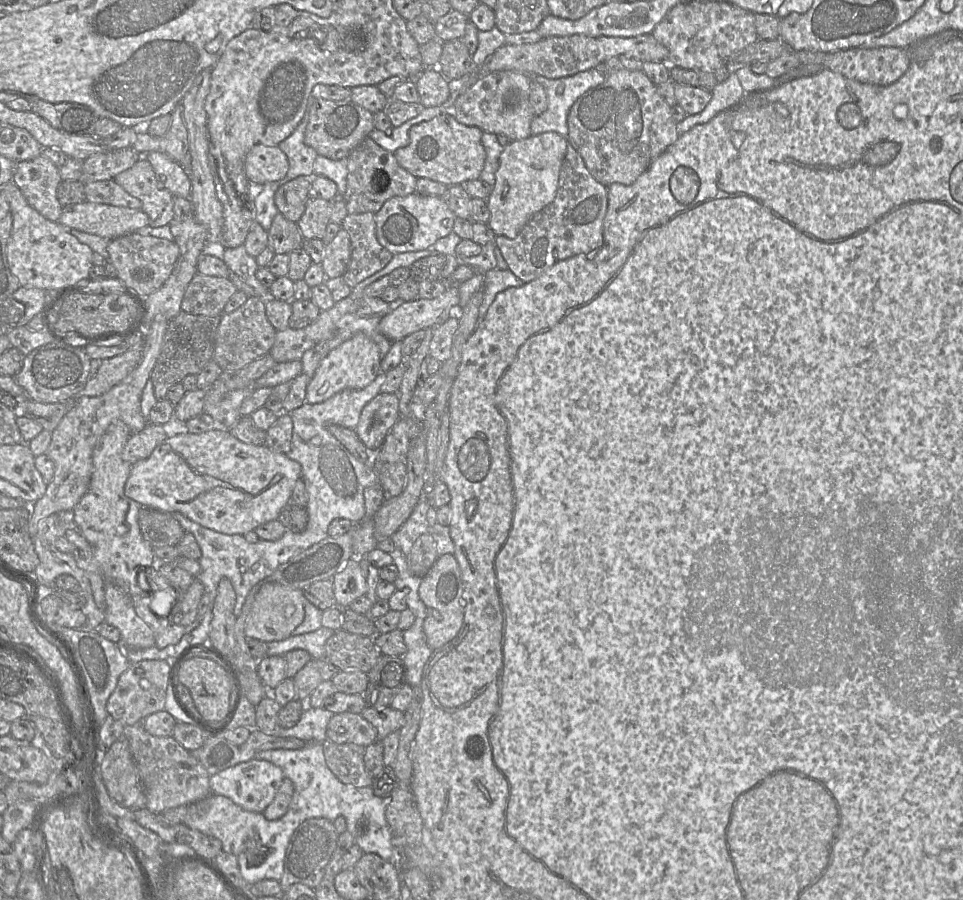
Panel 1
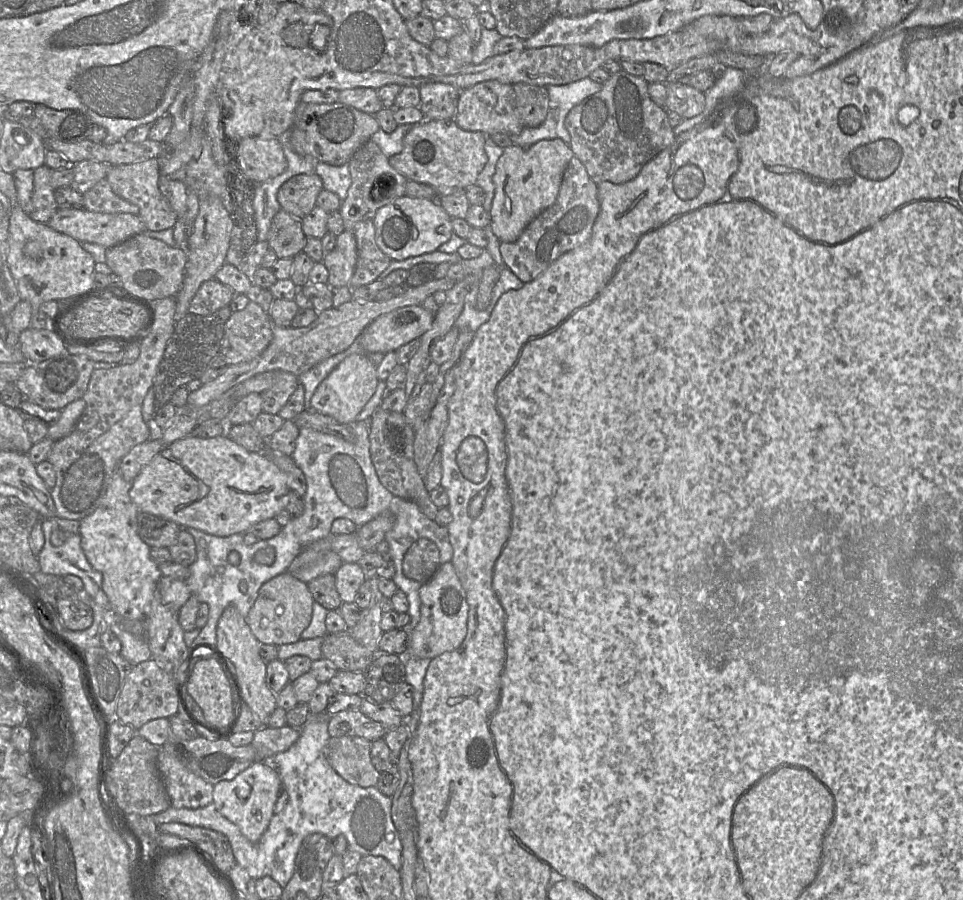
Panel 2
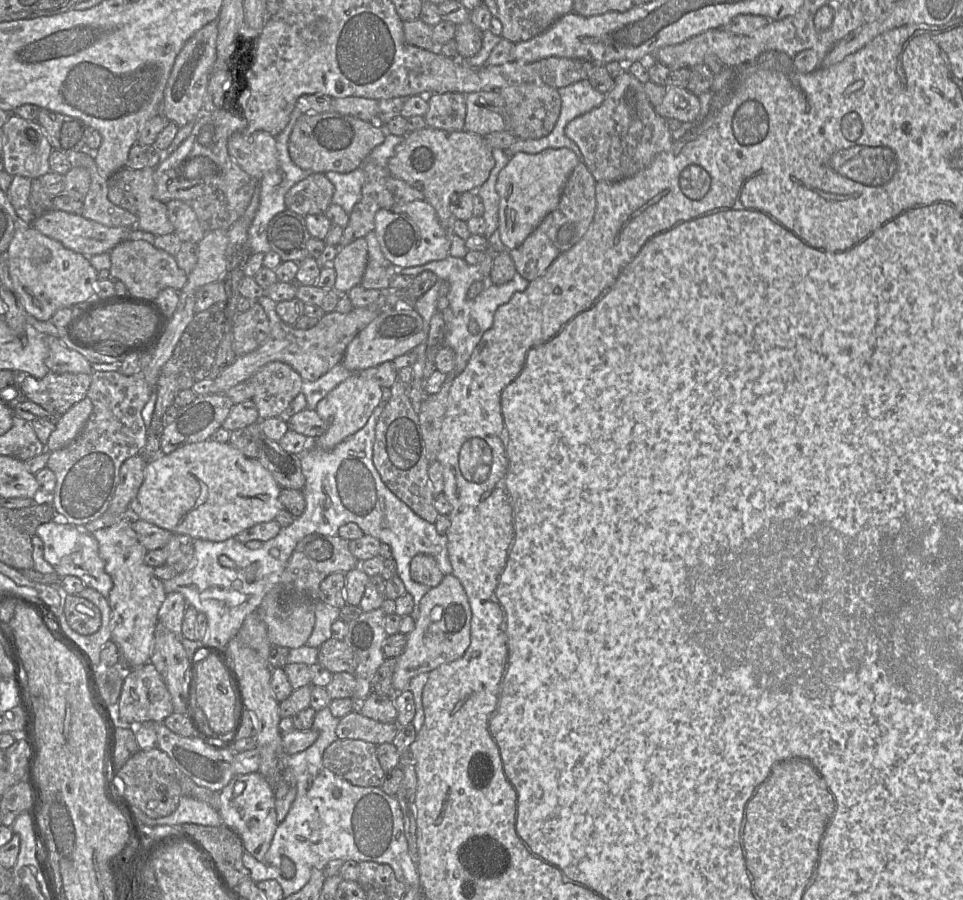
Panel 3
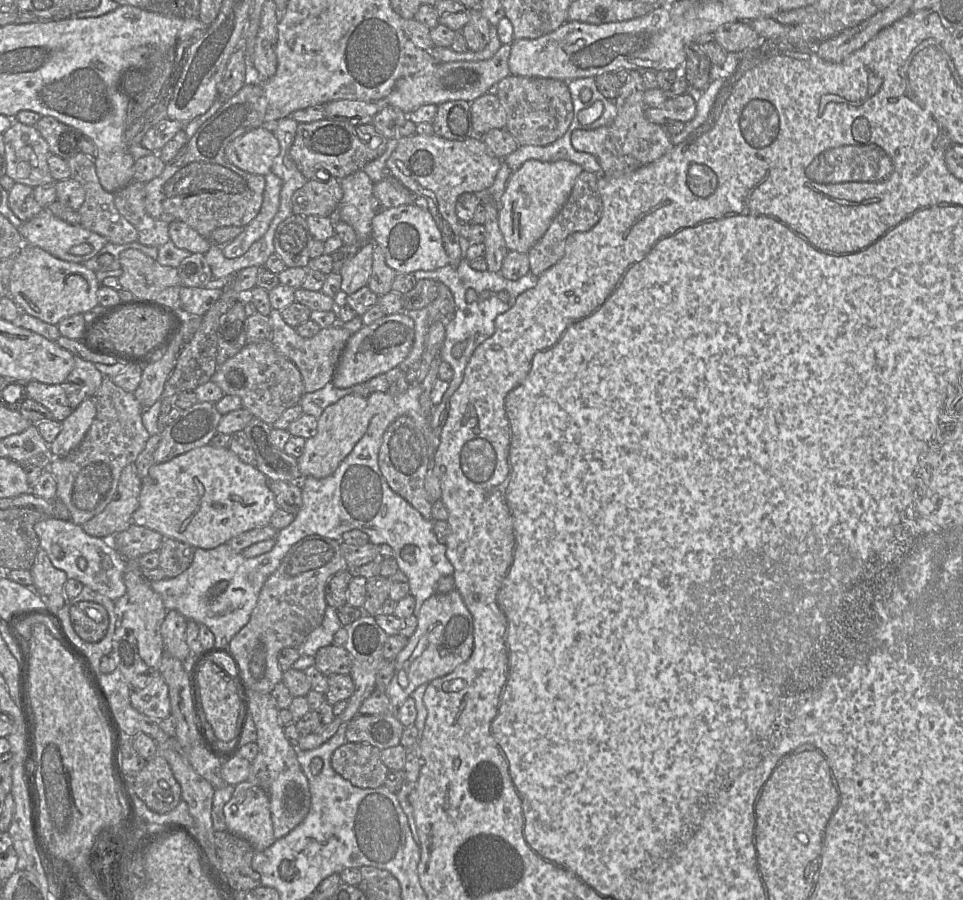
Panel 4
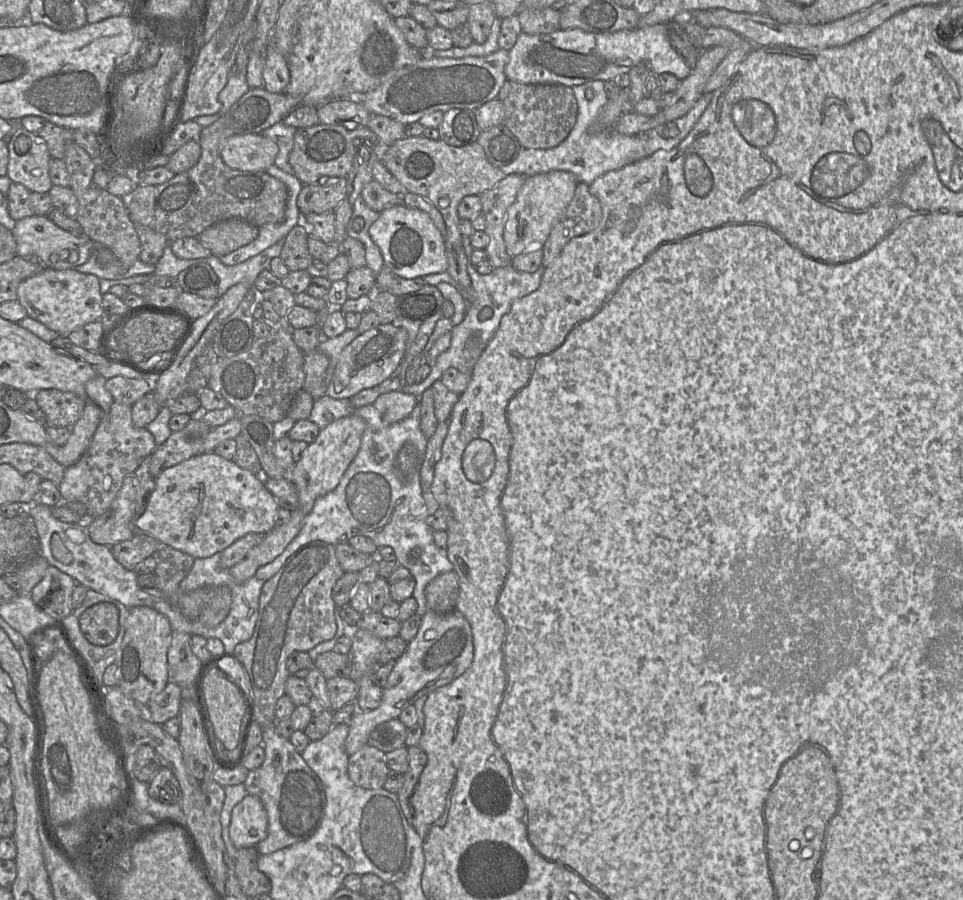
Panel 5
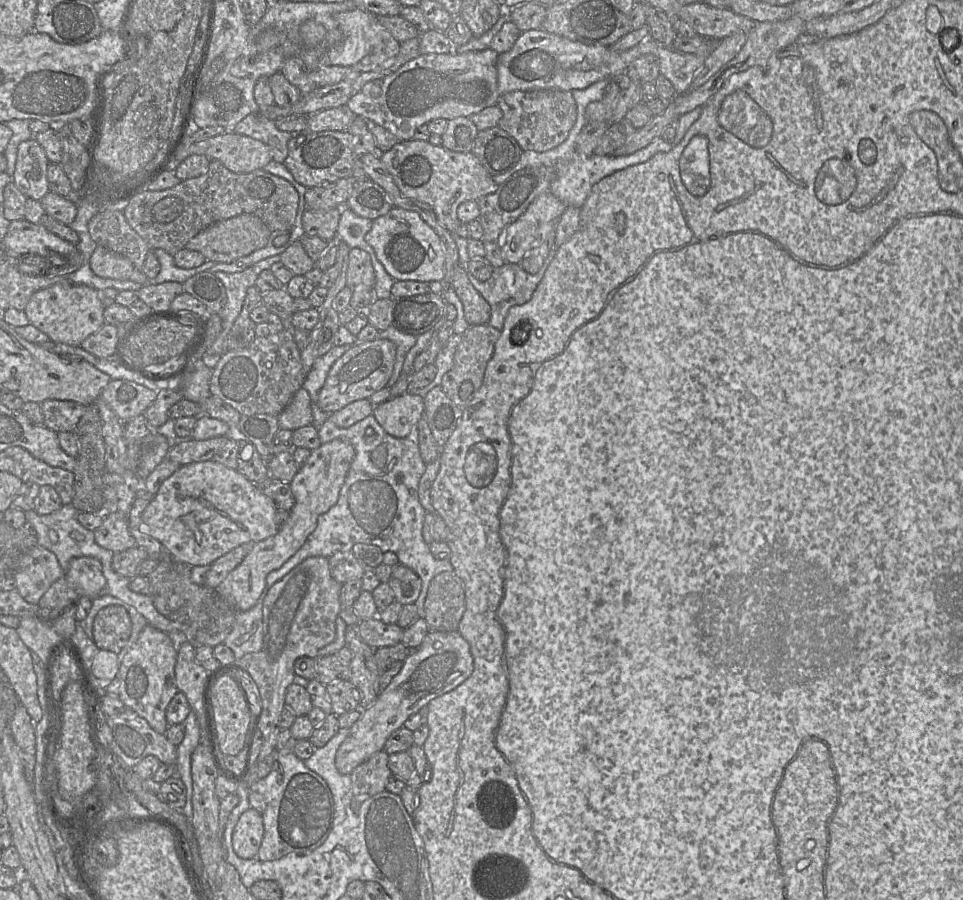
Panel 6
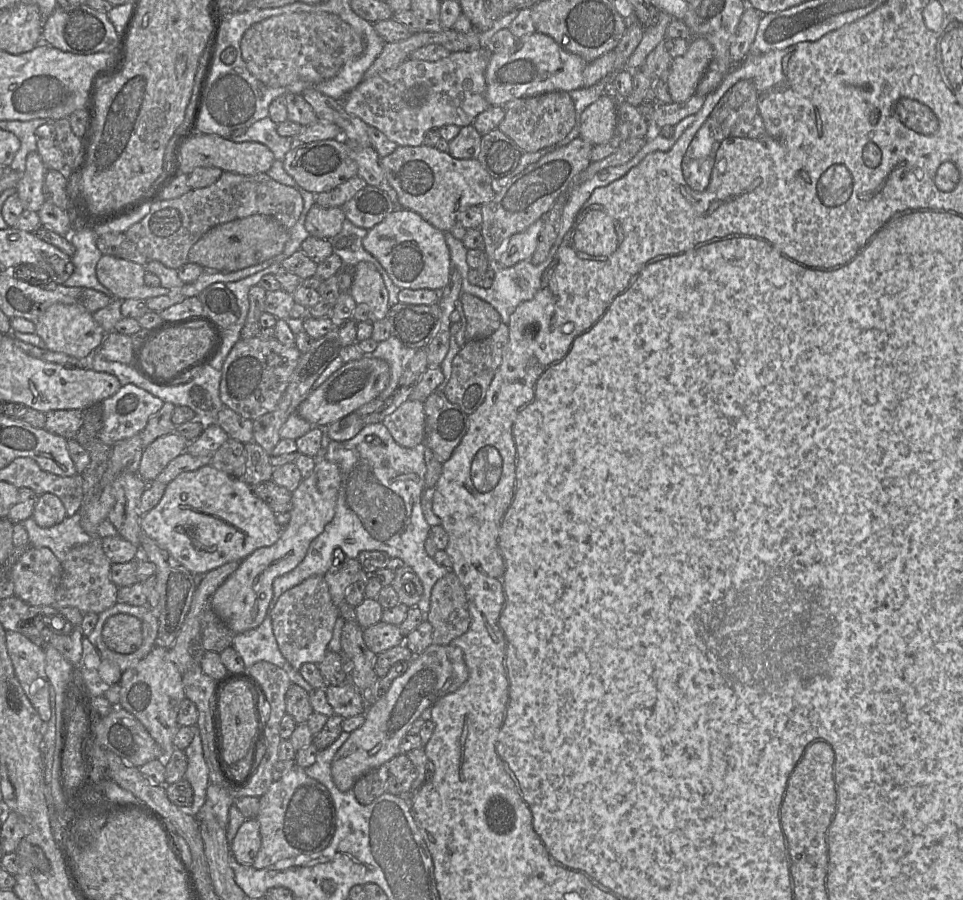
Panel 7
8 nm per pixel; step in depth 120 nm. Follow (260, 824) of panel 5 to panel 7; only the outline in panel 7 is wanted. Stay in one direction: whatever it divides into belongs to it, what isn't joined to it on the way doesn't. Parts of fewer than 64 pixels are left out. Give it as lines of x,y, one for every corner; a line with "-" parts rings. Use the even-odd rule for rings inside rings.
256,818
246,819
237,831
231,845
239,864
253,865
261,847
260,826

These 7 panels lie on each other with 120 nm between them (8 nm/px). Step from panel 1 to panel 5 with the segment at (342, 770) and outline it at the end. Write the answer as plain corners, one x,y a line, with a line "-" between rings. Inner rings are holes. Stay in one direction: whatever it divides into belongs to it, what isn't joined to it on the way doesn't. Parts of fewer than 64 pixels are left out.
368,744
349,756
348,775
359,787
372,790
383,788
389,770
385,753

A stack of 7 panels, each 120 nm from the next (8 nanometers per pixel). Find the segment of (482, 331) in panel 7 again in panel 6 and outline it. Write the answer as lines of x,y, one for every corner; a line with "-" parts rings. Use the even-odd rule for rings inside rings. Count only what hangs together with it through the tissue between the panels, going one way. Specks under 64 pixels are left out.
460,264
454,267
451,287
463,304
468,324
470,326
488,324
491,307
472,285
467,271

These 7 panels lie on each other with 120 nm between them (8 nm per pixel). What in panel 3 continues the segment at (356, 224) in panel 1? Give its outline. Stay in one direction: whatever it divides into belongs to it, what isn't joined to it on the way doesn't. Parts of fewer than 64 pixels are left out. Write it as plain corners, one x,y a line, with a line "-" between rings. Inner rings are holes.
374,231
364,238
368,247
367,265
360,286
386,291
389,289
390,280
396,274
396,266
384,257

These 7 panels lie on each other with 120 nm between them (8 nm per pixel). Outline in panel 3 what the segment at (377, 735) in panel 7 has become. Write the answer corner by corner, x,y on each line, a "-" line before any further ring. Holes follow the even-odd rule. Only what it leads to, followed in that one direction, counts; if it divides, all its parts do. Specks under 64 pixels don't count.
452,573
444,575
441,582
437,586
430,588
421,598
419,616
415,621
415,627
407,635
405,650
396,658
392,679
395,693
405,690
409,681
418,674
429,673
442,664
461,658
471,642
471,617
469,600
461,582

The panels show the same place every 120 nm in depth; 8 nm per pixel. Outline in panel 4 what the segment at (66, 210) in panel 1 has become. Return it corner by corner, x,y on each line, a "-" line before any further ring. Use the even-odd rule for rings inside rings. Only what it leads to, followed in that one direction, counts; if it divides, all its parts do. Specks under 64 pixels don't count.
43,209
35,217
24,222
19,228
25,244
42,248
53,256
75,263
83,263
94,257
109,241
104,236
92,232
82,225
72,225
53,215
49,210
-
88,243
91,250
82,255
73,255
70,249
73,246

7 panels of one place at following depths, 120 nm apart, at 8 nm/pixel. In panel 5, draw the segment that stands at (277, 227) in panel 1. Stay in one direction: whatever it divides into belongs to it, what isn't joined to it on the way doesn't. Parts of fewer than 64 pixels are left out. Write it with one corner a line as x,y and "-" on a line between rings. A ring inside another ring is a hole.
303,221
284,238
281,259
290,271
306,270
314,261
308,250
309,229

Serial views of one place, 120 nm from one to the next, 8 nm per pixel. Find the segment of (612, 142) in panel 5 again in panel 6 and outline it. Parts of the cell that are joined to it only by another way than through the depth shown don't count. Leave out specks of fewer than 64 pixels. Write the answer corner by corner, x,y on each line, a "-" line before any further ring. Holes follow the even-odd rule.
606,78
593,83
585,89
571,90
577,104
577,119
566,140
559,146
545,152
537,152
531,150
523,151
521,158
516,164
516,166
506,173
493,176
494,182
500,185
515,172
529,166
545,166
548,169
553,170
553,180
550,184
549,191
559,200
561,200
567,207
573,206
581,208
587,200
588,196
590,195
592,187
596,183
598,183
604,177
611,175
617,171
623,170
627,167
636,164
646,162
659,152
670,151
672,148
674,148
674,146
678,145
681,142
690,126
702,114
703,107
699,106
693,109
692,111
679,116
676,120
677,133
672,142
665,141
663,138
661,138
661,136
659,136
655,138
651,143
649,143
646,147
634,152
633,154
626,156
598,154
587,156
584,154
580,154
576,149
576,140
577,136
587,123
586,107
590,103
599,101
603,98
606,92
606,87
611,80
612,79

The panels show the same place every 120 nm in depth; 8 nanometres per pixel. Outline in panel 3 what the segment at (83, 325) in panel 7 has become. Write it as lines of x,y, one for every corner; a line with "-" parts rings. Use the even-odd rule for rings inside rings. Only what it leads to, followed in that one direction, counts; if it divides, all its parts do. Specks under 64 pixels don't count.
31,224
18,225
7,249
7,264
13,286
20,296
28,315
39,321
48,321
54,313
75,304
93,303
97,270
88,257
66,248

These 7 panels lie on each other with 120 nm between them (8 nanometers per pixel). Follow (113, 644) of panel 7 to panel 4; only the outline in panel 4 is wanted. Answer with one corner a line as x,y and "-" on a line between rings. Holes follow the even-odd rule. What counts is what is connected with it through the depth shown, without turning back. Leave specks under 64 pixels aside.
94,602
69,604
70,620
75,633
85,642
101,641
108,630
109,616
107,610

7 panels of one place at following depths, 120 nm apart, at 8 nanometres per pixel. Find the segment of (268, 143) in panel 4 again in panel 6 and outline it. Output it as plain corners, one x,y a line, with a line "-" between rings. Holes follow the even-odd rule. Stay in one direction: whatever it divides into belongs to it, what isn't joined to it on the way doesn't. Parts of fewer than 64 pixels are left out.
228,133
217,135
190,146
182,143
177,149
168,171
190,155
204,155
209,160
220,161
234,173
249,173
264,167
272,160
270,147
246,135

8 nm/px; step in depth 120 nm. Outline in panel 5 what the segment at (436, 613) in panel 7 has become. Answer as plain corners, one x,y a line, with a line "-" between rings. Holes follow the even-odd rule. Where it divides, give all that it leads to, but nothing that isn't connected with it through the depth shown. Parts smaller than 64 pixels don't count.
454,570
438,574
425,588
427,609
438,614
457,610
459,592
459,579

